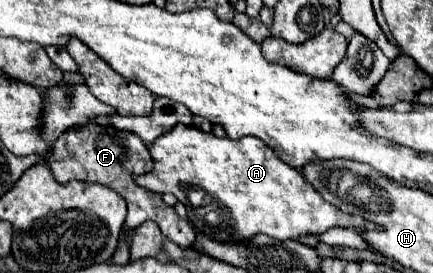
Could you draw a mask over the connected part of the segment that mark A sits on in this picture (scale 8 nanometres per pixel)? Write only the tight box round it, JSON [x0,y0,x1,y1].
[136,124,366,240]

